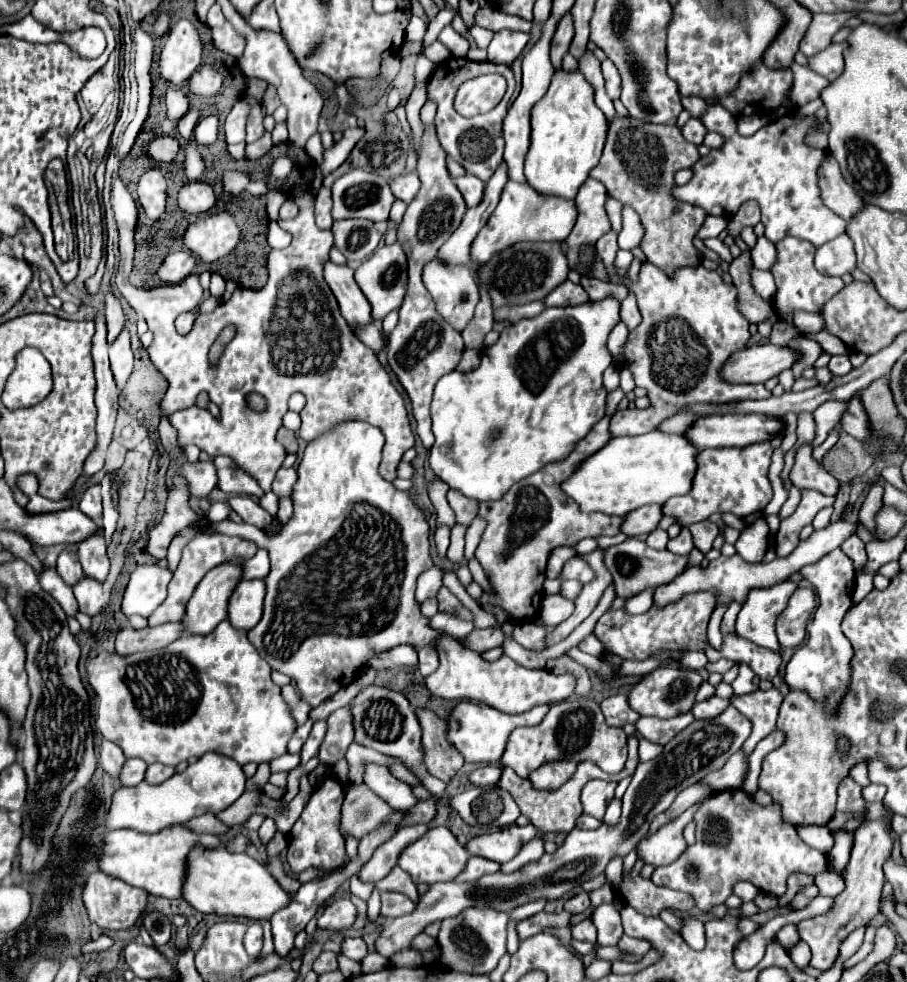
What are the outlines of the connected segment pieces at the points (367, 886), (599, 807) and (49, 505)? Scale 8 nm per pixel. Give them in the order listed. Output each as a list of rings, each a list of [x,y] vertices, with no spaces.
[[[356,875],[350,879],[350,891],[352,891],[352,895],[356,895],[356,897],[362,899],[362,901],[368,901],[372,889],[374,889],[372,883],[362,883]]]
[[[588,781],[581,791],[581,802],[584,813],[602,821],[608,801],[614,799],[614,783],[608,781]]]
[[[32,495],[30,503],[26,505],[26,509],[30,513],[52,513],[52,511],[60,511],[60,509],[68,509],[72,505],[72,499],[60,499],[60,501],[52,501],[46,499],[42,495]]]

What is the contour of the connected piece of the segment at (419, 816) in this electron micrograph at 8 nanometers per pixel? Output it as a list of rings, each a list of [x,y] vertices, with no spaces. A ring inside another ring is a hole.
[[[436,797],[426,799],[426,801],[418,801],[418,805],[414,805],[408,813],[408,817],[404,819],[404,825],[416,825],[416,823],[430,823],[436,815]]]

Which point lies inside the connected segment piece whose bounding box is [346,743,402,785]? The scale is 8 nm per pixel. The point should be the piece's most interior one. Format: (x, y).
(357, 757)

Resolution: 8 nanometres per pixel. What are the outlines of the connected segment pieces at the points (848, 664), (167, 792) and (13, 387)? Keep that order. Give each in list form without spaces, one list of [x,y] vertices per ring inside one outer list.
[[[834,549],[832,553],[824,555],[820,561],[812,565],[804,565],[800,569],[802,577],[808,579],[818,595],[818,607],[814,609],[812,623],[808,627],[808,639],[804,645],[796,649],[790,663],[786,665],[784,683],[790,691],[804,691],[812,701],[822,701],[826,713],[834,713],[840,705],[844,693],[850,685],[850,673],[852,673],[852,645],[844,637],[840,623],[852,607],[852,593],[854,593],[854,569],[852,561],[848,561],[848,555],[842,549]]]
[[[206,753],[184,773],[176,773],[160,785],[142,781],[136,787],[122,787],[114,793],[112,807],[106,817],[110,829],[136,829],[142,833],[160,833],[160,829],[186,823],[206,811],[220,813],[230,807],[246,789],[246,775],[242,767],[218,753]]]
[[[22,349],[16,369],[8,377],[2,403],[8,409],[30,407],[42,401],[52,391],[52,371],[38,349]]]

